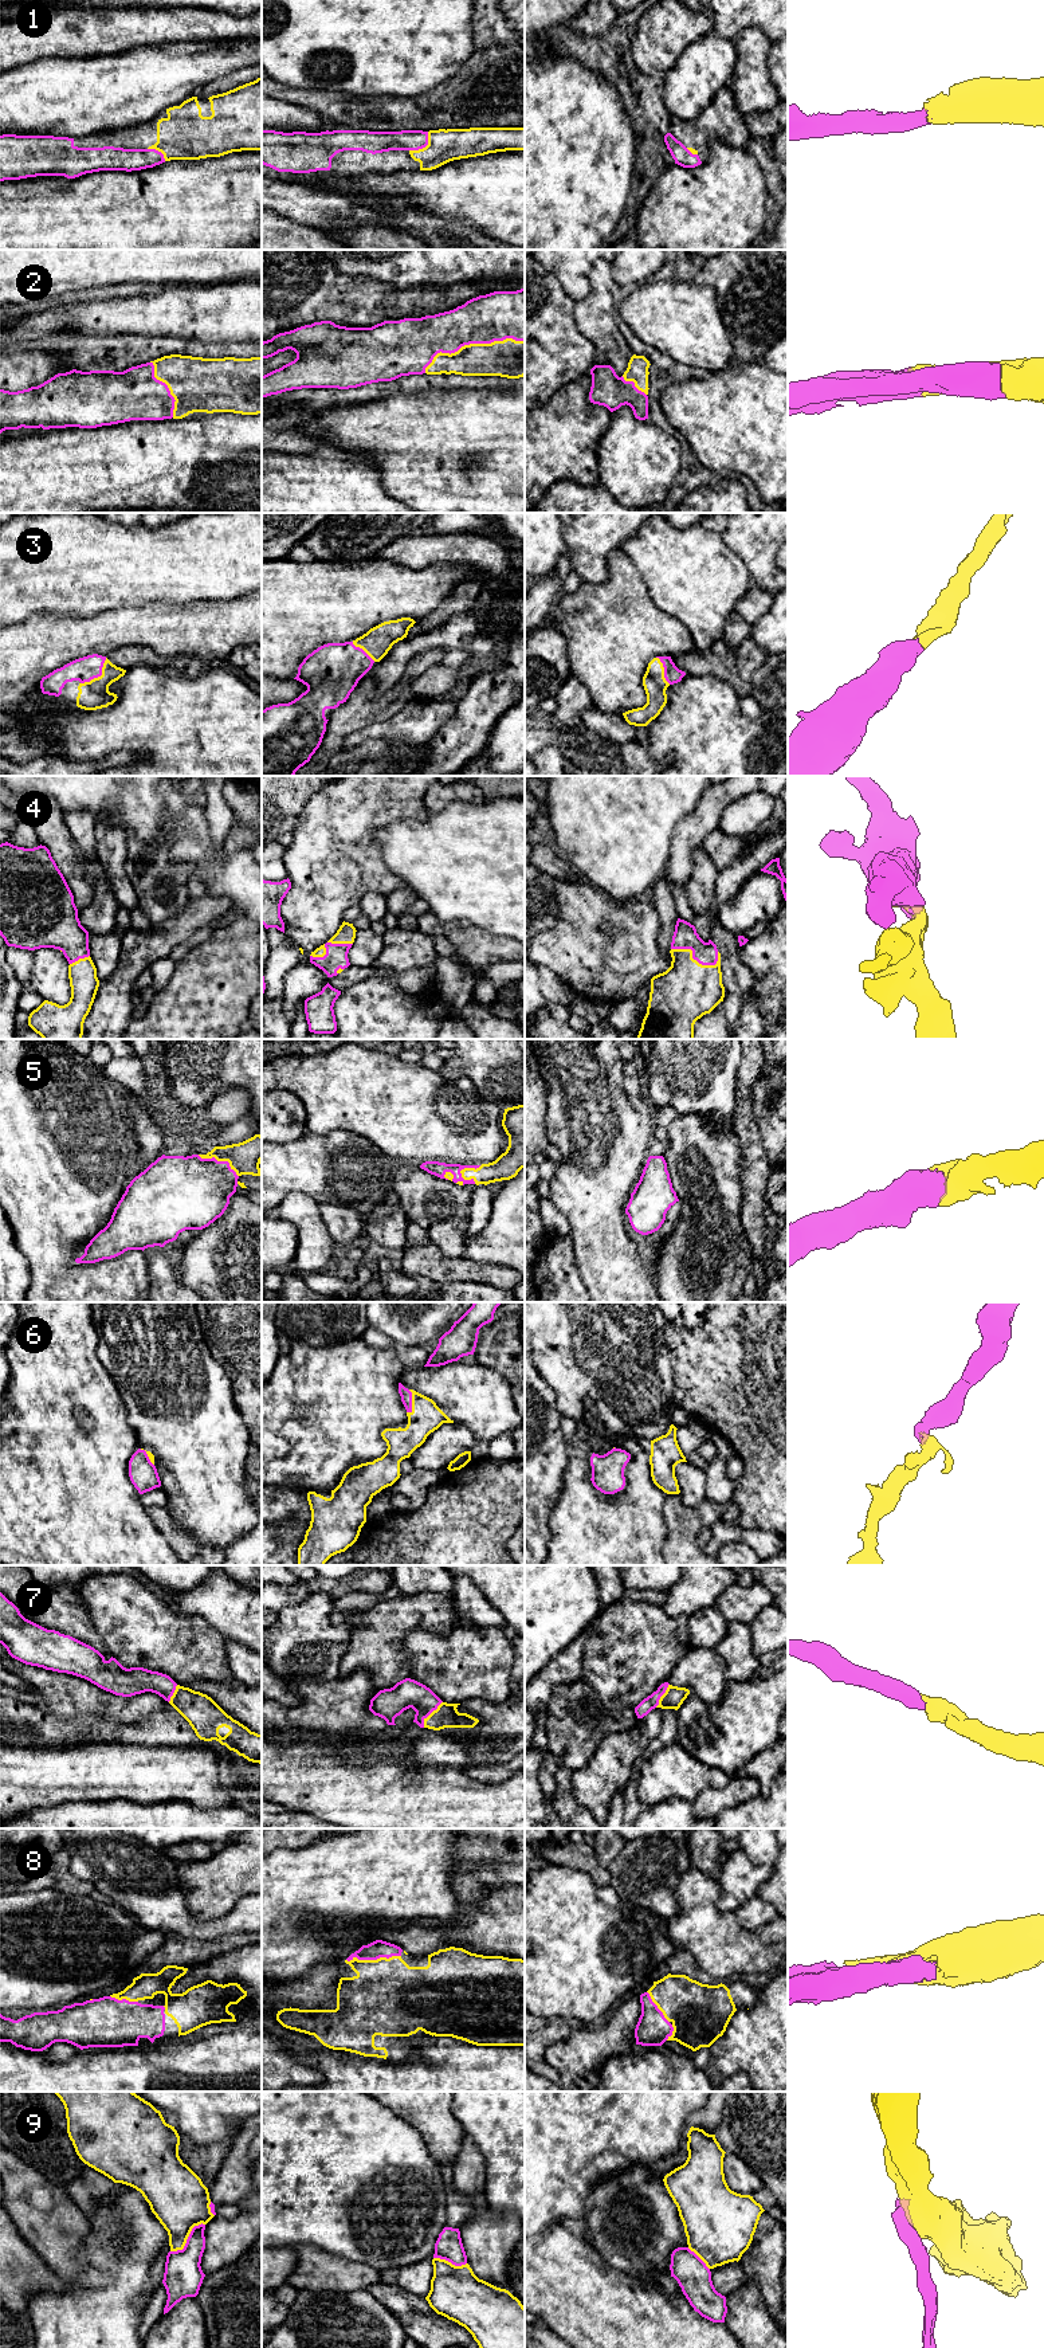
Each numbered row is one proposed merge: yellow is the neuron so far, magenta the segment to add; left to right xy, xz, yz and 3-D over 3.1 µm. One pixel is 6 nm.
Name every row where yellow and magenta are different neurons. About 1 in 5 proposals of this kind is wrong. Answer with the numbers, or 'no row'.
9

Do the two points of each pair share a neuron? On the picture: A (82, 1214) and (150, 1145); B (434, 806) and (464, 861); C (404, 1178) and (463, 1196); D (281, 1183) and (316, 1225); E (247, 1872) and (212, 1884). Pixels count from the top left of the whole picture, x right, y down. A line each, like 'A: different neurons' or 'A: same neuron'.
A: different neurons
B: different neurons
C: same neuron
D: different neurons
E: same neuron

